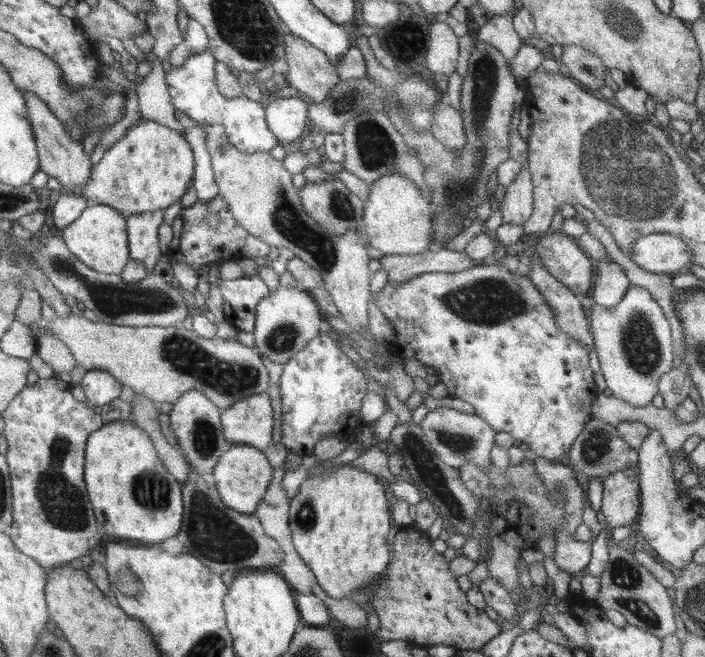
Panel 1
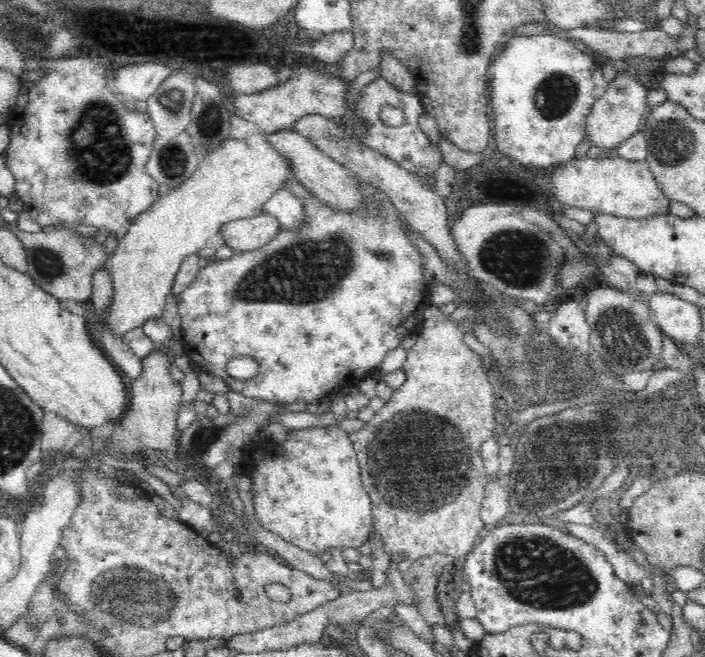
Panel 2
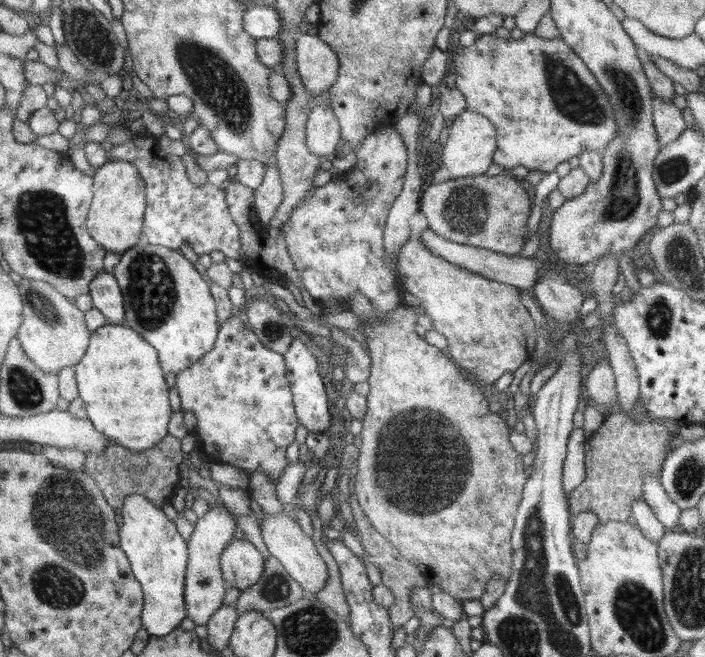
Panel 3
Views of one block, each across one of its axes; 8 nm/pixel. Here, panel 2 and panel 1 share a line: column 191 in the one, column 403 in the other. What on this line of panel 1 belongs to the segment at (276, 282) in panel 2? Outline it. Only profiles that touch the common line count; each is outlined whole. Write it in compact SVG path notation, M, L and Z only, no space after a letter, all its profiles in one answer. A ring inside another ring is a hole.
M491 261L488 264L481 264L481 266L473 266L466 270L454 271L453 273L447 272L428 272L414 276L408 282L394 286L390 282L380 290L380 294L376 296L376 305L382 309L382 314L388 318L388 321L394 325L394 333L396 338L391 345L391 352L405 360L406 358L416 358L420 360L426 368L434 367L438 380L444 382L448 390L448 396L453 398L461 398L466 402L472 404L475 409L476 415L490 424L492 430L496 432L507 432L511 434L517 443L526 443L531 448L531 451L546 459L547 462L557 463L568 453L574 439L582 432L586 422L590 422L594 417L592 414L592 403L598 391L592 374L592 369L588 363L588 349L584 343L570 337L564 333L554 319L554 311L548 305L546 297L540 293L540 289L532 283L532 279L528 275L519 272L510 272L504 264L500 262Z

